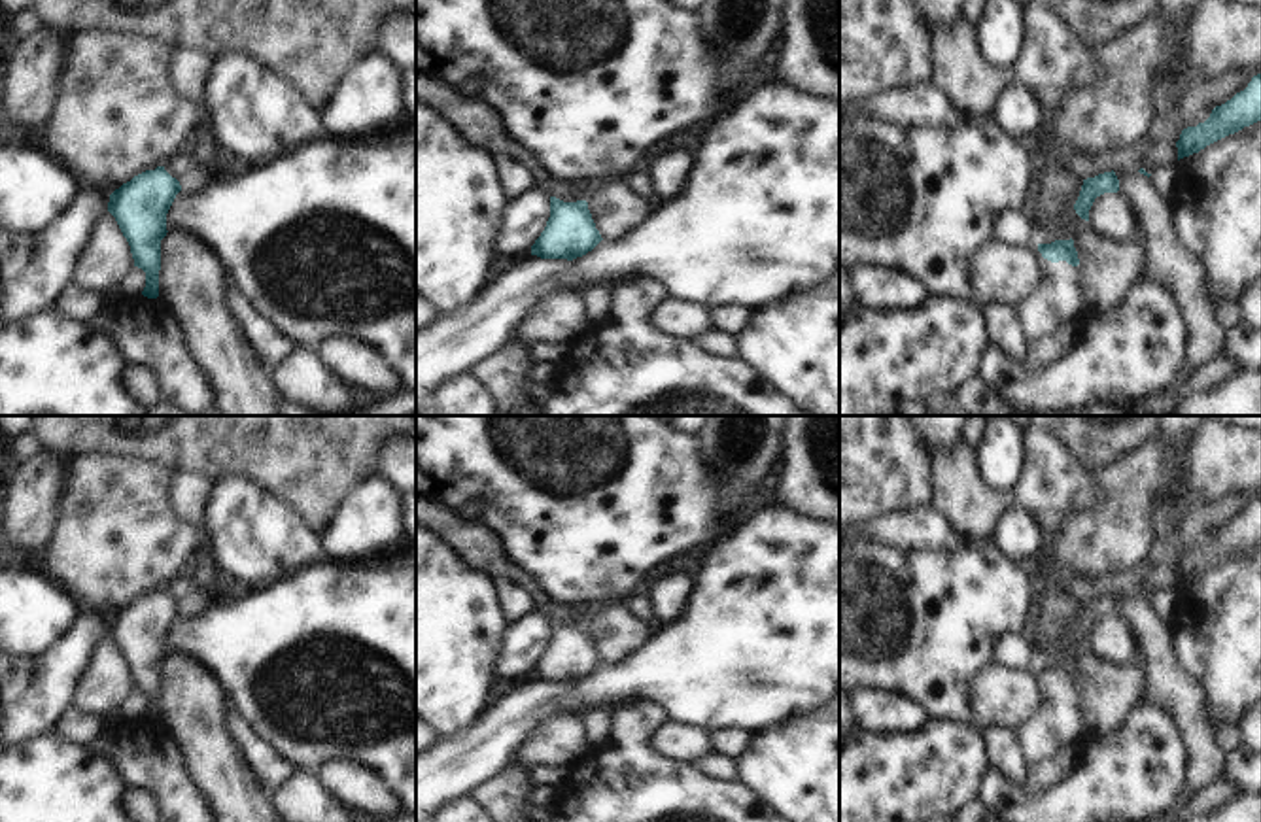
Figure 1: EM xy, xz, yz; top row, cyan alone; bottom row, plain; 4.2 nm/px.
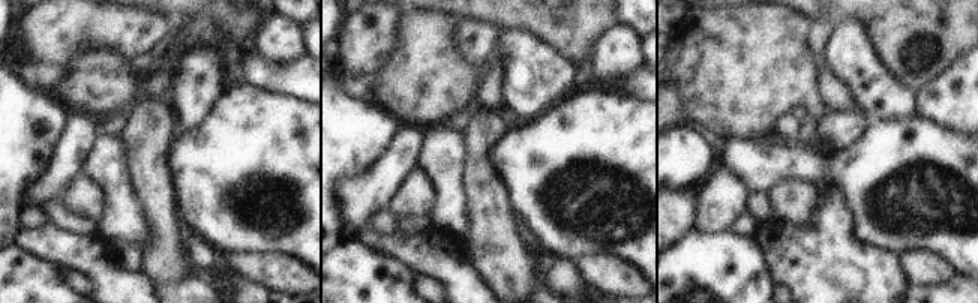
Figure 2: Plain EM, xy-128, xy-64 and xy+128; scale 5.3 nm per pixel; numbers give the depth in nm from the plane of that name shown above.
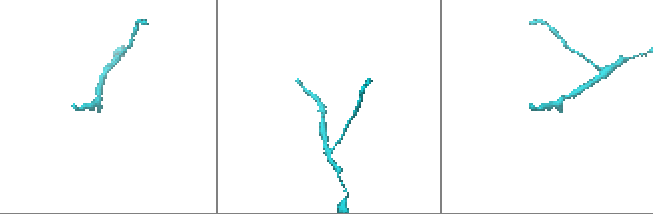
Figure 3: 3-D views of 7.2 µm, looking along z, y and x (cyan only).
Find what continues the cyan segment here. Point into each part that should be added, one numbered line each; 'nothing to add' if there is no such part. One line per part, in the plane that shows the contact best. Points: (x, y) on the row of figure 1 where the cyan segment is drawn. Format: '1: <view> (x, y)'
1: yz (1059, 299)

